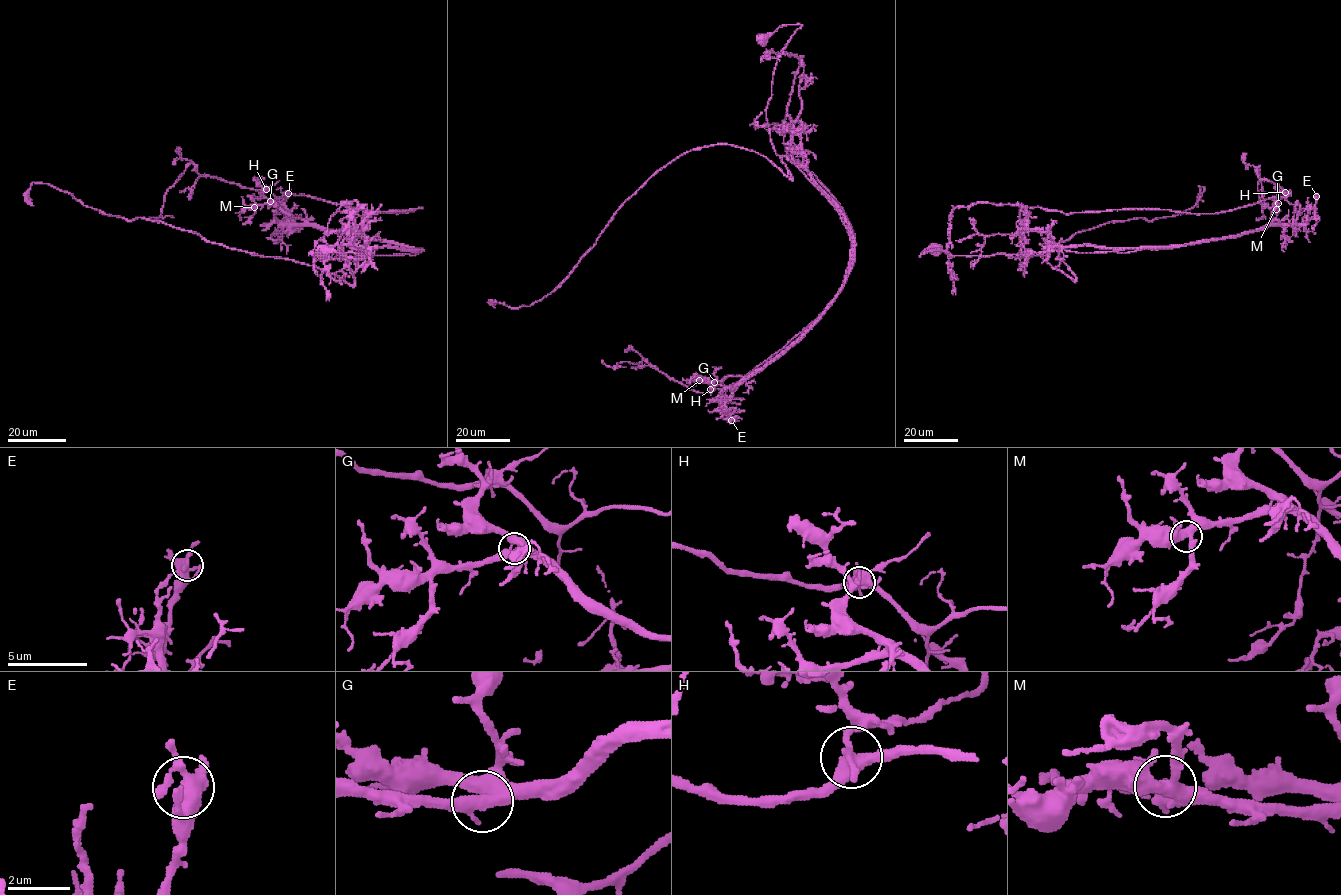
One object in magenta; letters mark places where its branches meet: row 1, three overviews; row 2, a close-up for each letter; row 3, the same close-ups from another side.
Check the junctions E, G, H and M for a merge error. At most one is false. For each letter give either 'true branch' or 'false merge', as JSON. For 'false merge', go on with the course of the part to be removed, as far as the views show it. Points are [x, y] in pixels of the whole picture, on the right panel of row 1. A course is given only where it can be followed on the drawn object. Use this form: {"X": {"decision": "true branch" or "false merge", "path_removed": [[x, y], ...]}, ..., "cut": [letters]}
{"E": {"decision": "true branch"}, "G": {"decision": "true branch"}, "H": {"decision": "false merge", "path_removed": [[1285, 192], [1285, 199], [1200, 214], [956, 206], [947, 252], [955, 294]]}, "M": {"decision": "true branch"}, "cut": ["H"]}

